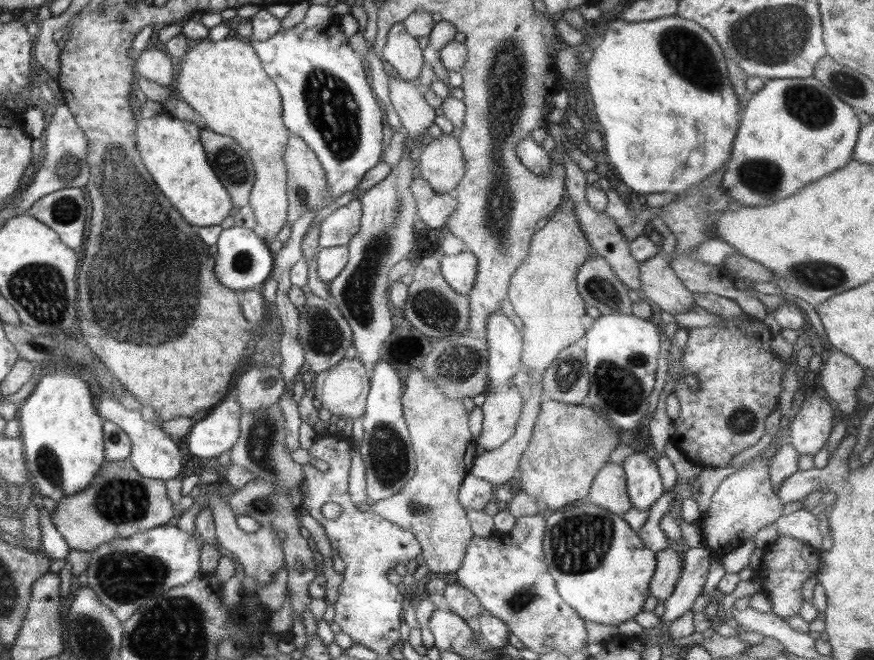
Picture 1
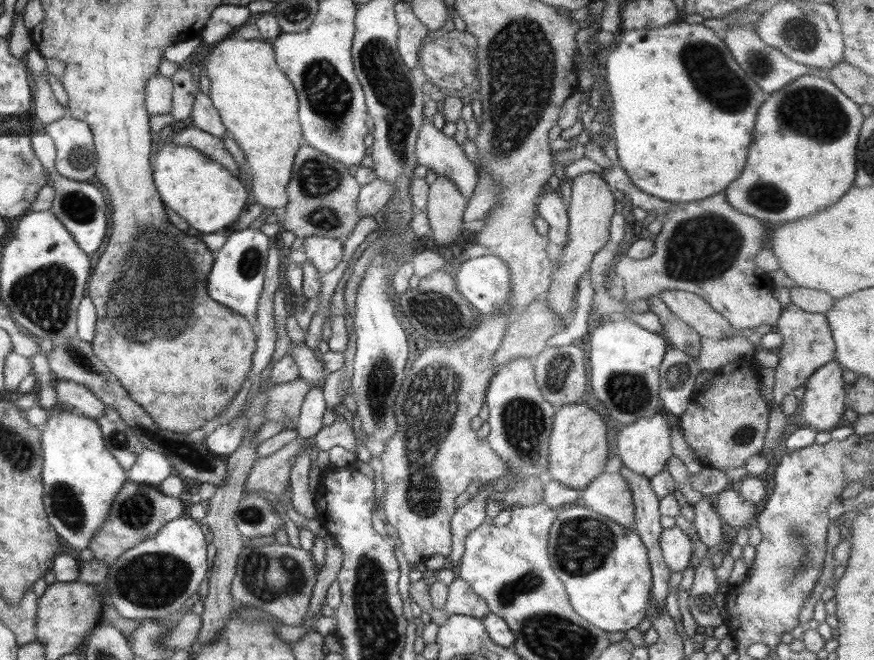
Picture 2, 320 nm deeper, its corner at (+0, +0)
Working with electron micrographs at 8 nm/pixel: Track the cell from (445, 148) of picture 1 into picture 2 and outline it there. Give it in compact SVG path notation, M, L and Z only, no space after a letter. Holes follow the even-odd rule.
M438 176L428 186L428 202L425 209L430 235L436 244L452 244L461 234L463 214L467 207L466 198L449 178Z

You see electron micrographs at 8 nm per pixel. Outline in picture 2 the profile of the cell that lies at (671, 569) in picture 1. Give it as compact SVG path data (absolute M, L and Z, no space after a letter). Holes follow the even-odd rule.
M680 527L663 528L659 543L665 563L672 572L689 568L693 546L690 537Z

